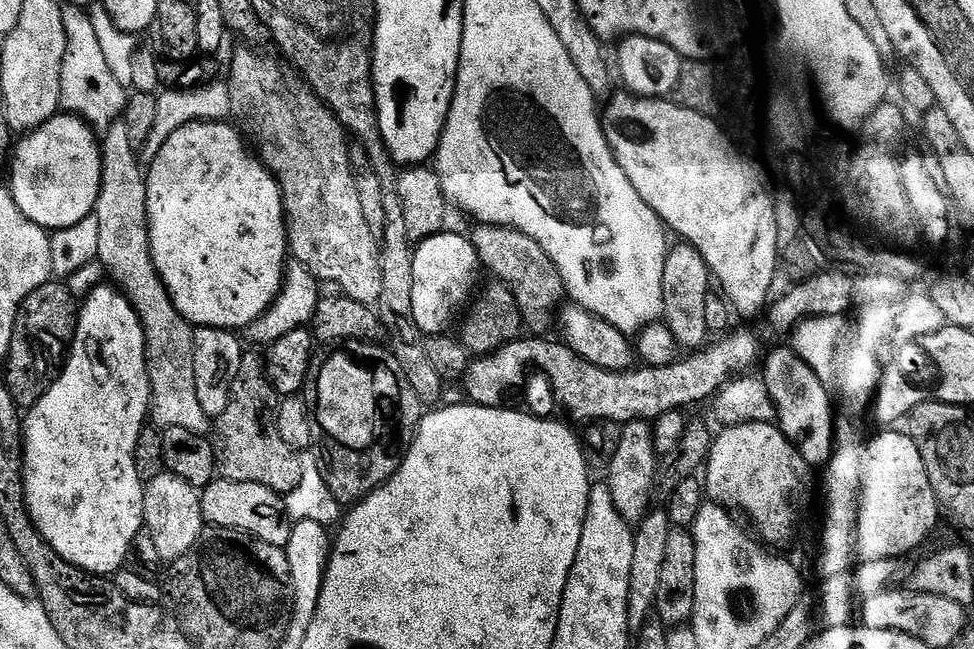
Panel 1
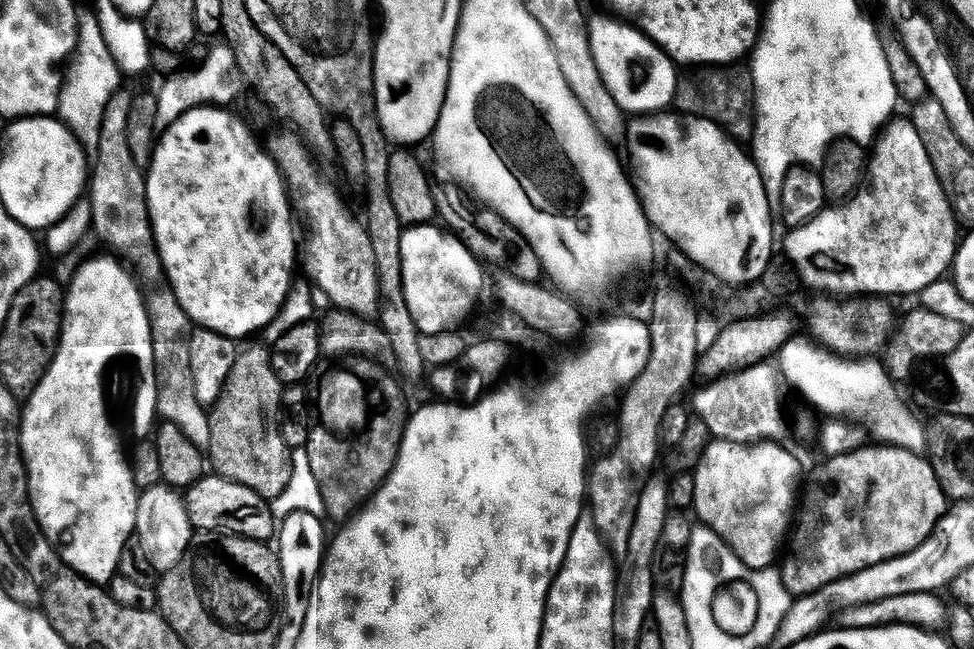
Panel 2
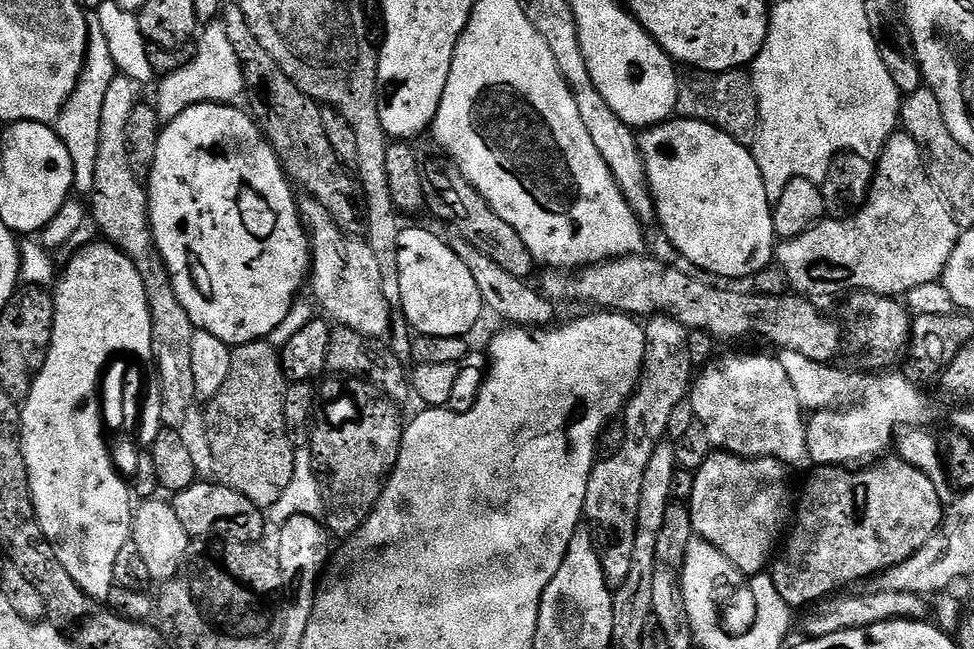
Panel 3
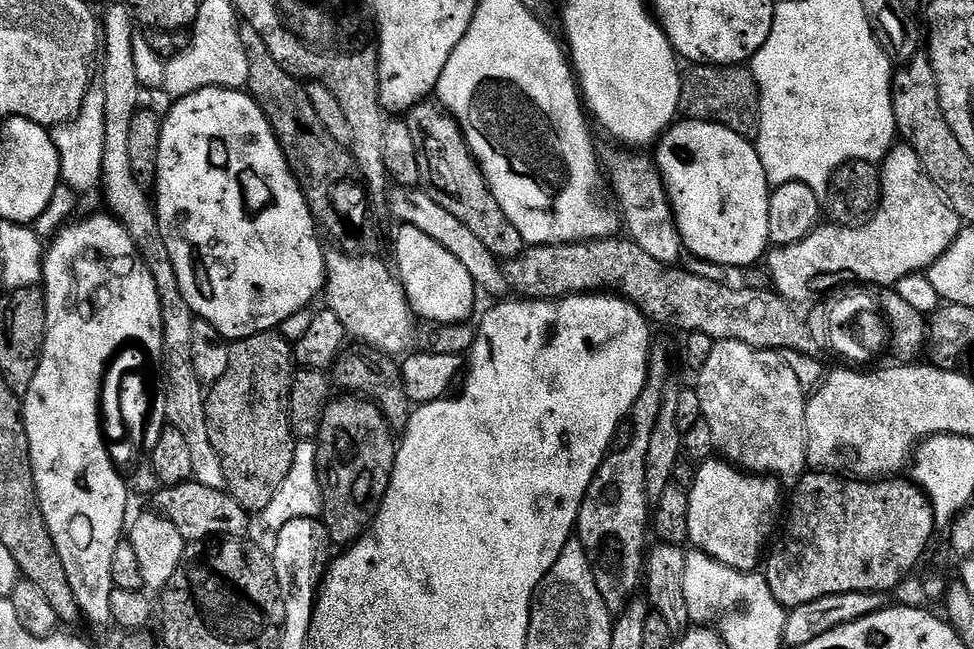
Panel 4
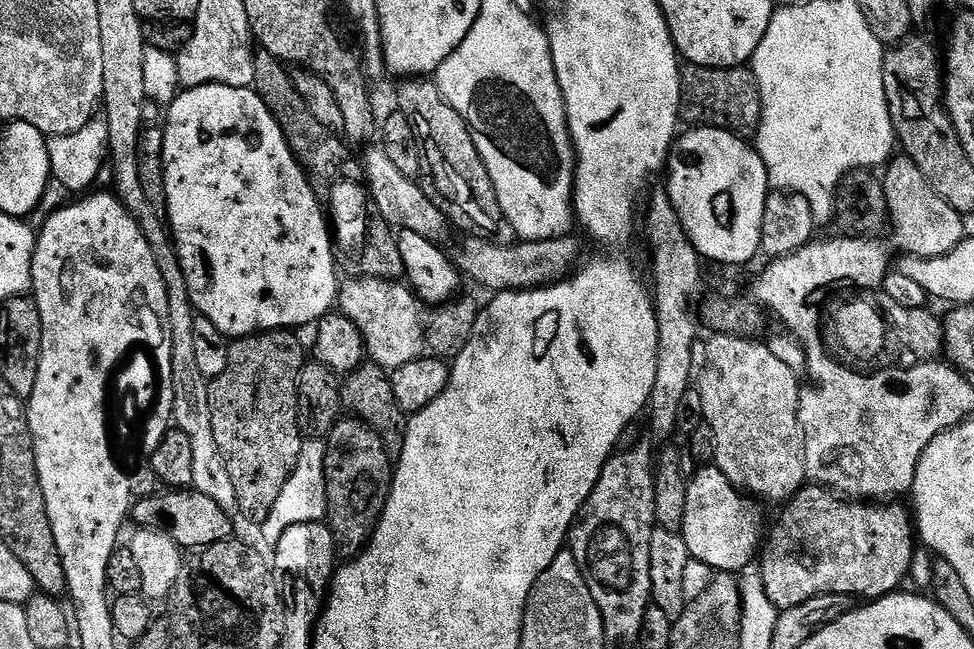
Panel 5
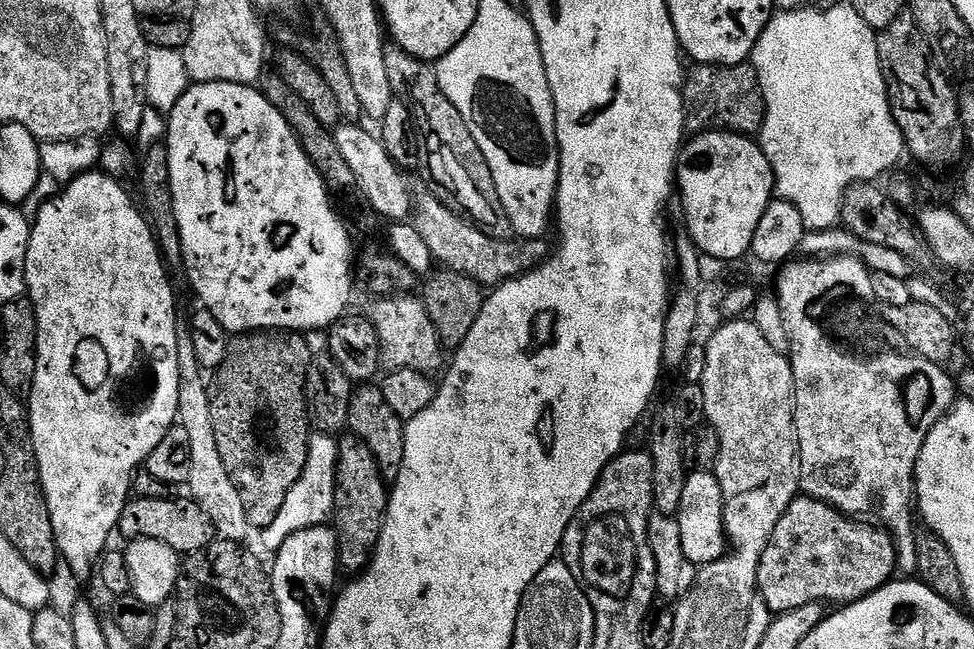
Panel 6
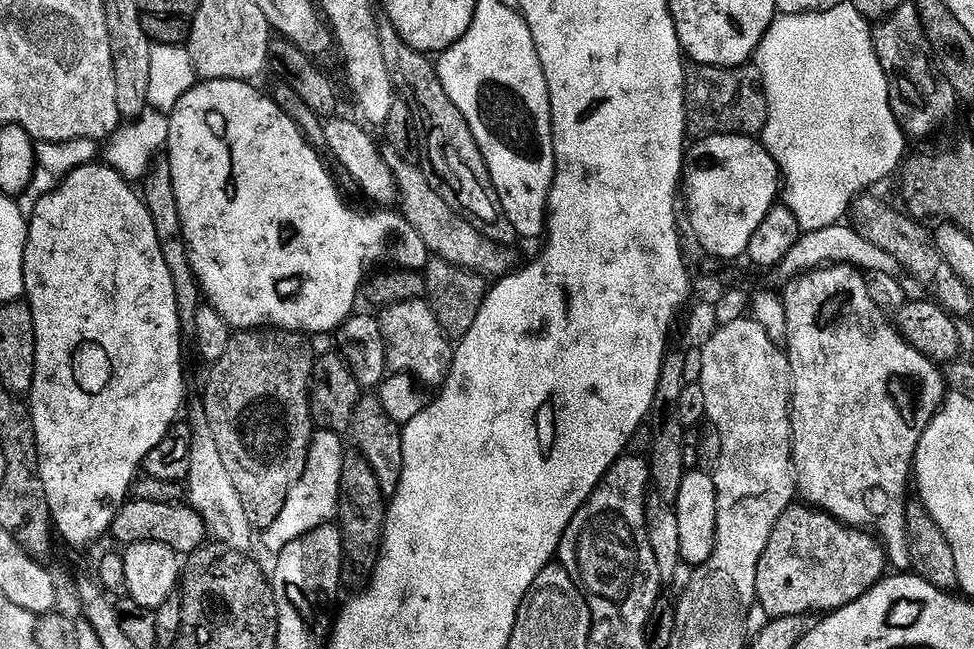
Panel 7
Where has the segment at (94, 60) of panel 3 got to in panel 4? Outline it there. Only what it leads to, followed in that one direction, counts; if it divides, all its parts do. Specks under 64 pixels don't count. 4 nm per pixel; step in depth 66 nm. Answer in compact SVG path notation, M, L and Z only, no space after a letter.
M89 87L86 98L73 120L51 129L52 141L60 159L60 178L63 187L77 194L92 192L101 187L102 158L106 154L106 94L103 87Z

